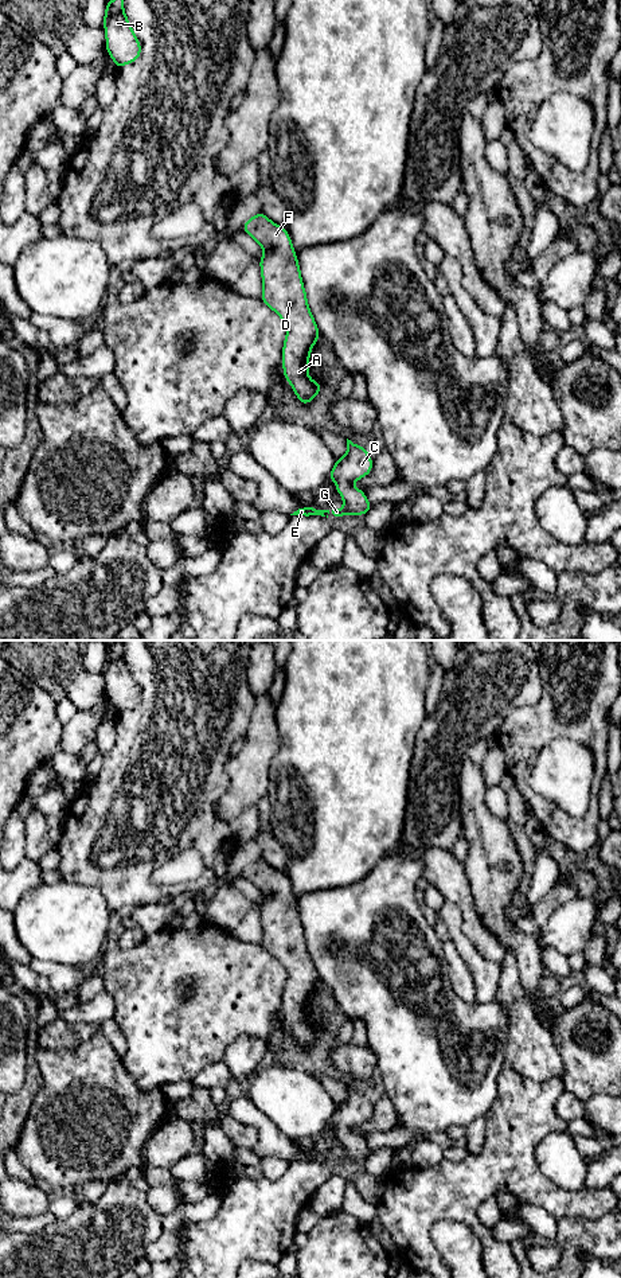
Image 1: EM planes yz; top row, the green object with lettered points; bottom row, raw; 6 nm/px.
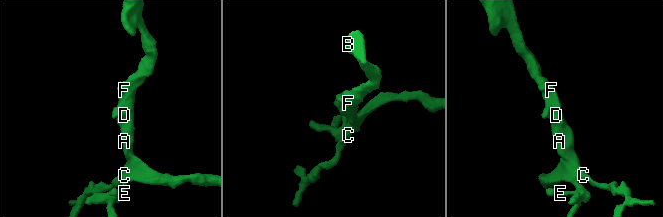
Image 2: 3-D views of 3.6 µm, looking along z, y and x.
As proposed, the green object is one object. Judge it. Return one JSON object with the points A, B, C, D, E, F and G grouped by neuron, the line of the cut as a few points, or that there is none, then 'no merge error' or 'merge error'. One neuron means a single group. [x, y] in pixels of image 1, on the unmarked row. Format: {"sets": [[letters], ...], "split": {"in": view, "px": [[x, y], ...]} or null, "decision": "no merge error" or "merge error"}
{"sets": [["A", "B", "C", "D", "E", "F", "G"]], "split": null, "decision": "no merge error"}

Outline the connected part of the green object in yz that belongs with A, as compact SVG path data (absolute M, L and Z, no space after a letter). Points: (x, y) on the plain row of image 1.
M262 857L247 865L242 873L265 899L259 904L263 928L261 946L286 971L282 994L284 1022L301 1049L309 1048L323 1036L323 1030L308 1020L309 1000L321 983L306 947L297 901L289 878L273 869Z

